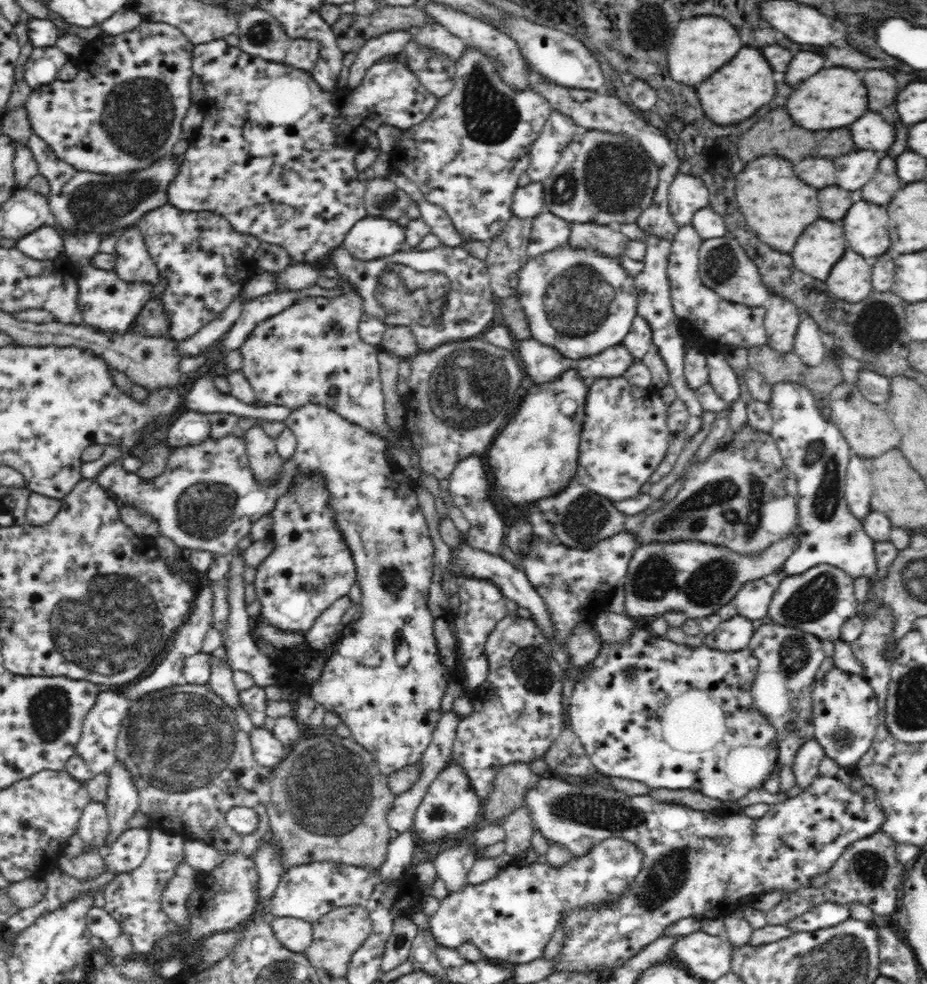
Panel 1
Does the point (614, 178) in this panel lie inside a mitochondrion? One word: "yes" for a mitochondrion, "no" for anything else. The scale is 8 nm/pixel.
yes

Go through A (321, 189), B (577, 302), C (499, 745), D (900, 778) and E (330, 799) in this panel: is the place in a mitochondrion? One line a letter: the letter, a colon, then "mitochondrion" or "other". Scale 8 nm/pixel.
A: other
B: mitochondrion
C: other
D: other
E: mitochondrion

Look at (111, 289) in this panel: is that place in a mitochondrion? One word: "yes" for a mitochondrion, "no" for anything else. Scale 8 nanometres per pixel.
no

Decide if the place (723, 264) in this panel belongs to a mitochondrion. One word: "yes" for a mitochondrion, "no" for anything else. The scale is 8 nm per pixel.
yes

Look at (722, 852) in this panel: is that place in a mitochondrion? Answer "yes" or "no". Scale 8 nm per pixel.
no

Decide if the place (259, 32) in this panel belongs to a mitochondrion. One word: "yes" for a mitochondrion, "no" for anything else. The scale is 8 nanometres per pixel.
yes

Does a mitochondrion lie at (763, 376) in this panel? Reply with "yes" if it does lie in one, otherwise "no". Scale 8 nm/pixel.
no

